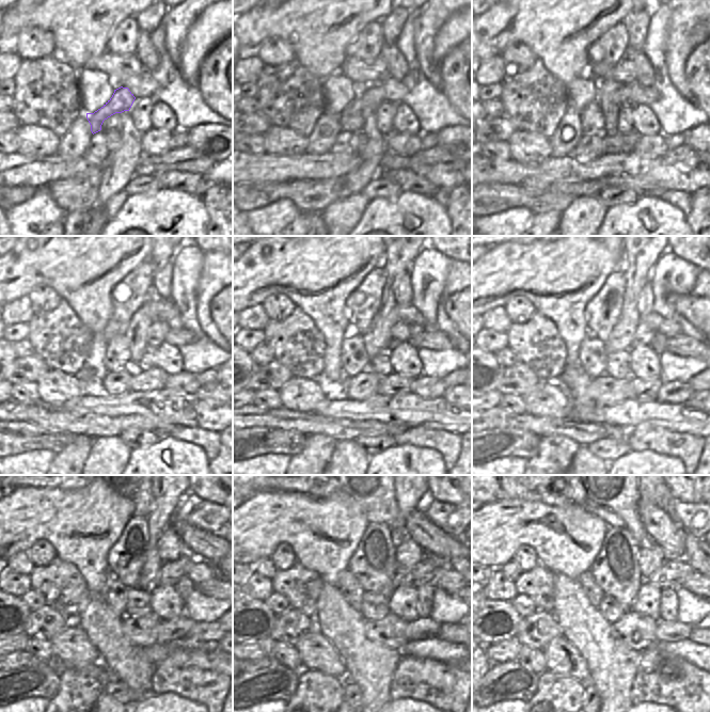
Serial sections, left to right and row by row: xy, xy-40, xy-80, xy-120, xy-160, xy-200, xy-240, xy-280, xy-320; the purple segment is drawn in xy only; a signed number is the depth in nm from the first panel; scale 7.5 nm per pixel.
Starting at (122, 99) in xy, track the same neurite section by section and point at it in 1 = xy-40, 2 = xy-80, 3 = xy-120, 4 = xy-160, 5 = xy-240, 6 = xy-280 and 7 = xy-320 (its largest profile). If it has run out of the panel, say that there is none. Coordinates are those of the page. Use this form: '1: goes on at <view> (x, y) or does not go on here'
1: goes on at xy-40 (374, 94)
2: goes on at xy-80 (626, 90)
3: goes on at xy-120 (158, 331)
4: goes on at xy-160 (400, 332)
5: goes on at xy-240 (170, 573)
6: goes on at xy-280 (423, 572)
7: goes on at xy-320 (673, 574)

